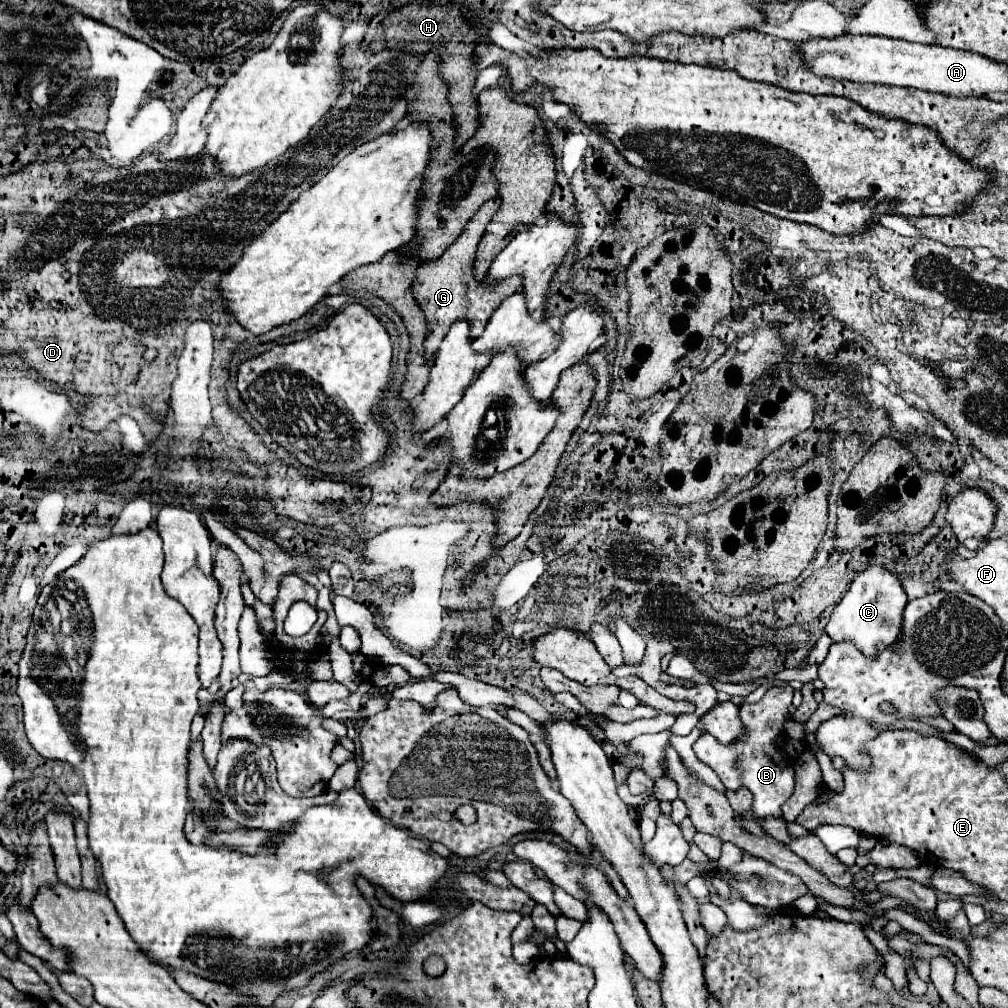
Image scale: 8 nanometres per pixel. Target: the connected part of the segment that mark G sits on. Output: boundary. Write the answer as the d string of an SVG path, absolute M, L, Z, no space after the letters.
M499 197L483 203L481 209L477 211L477 215L465 225L463 233L455 239L455 243L451 247L447 247L447 251L439 259L423 261L415 273L413 293L427 317L427 329L429 329L427 341L425 341L425 357L431 357L439 349L439 343L443 341L445 333L449 331L451 323L457 319L467 319L471 323L471 337L479 337L485 331L485 325L491 319L491 315L495 313L495 309L501 305L501 301L505 297L513 295L515 291L519 291L519 283L523 283L519 279L519 275L515 275L511 279L503 279L503 283L475 281L475 271L473 271L475 251L477 251L479 239L481 239L487 223L491 221L491 217L495 215L497 209L499 209Z

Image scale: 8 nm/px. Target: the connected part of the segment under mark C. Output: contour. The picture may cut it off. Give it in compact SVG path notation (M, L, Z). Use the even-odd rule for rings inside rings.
M871 565L855 577L851 587L847 589L843 599L831 613L825 633L829 633L833 641L851 639L865 655L875 655L879 649L893 645L895 639L899 637L905 603L907 603L907 593L899 577L881 565Z

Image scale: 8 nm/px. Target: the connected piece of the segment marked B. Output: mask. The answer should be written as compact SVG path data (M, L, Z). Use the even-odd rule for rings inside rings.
M773 687L769 689L757 703L741 703L739 705L739 717L743 723L743 735L729 745L719 743L713 735L703 733L695 743L693 751L695 755L707 763L723 781L727 789L739 789L747 787L753 795L753 807L751 811L739 815L745 823L759 823L767 817L783 819L783 803L793 795L795 787L795 761L779 747L781 735L787 735L785 721L789 717L789 705L793 701L793 689L791 687ZM735 759L739 759L739 769L735 767Z

